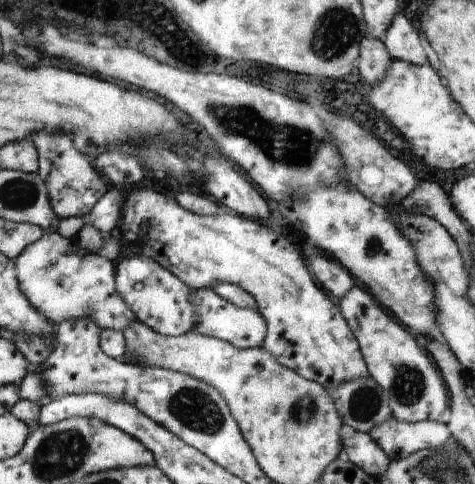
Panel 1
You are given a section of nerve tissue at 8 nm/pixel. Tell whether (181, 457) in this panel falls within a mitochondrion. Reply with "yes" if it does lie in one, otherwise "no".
no

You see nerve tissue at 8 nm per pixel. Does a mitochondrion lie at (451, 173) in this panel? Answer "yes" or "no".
no

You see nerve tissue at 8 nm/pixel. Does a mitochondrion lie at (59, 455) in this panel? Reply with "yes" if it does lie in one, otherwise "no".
yes

